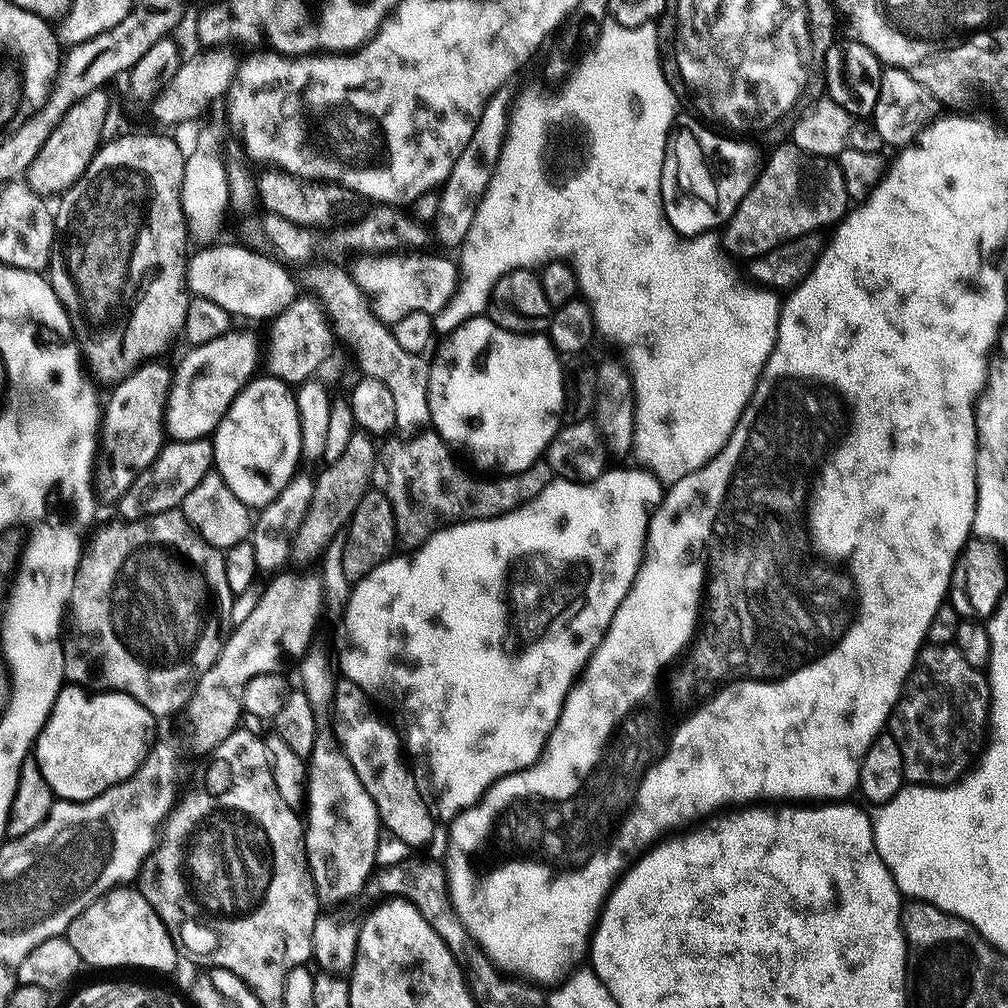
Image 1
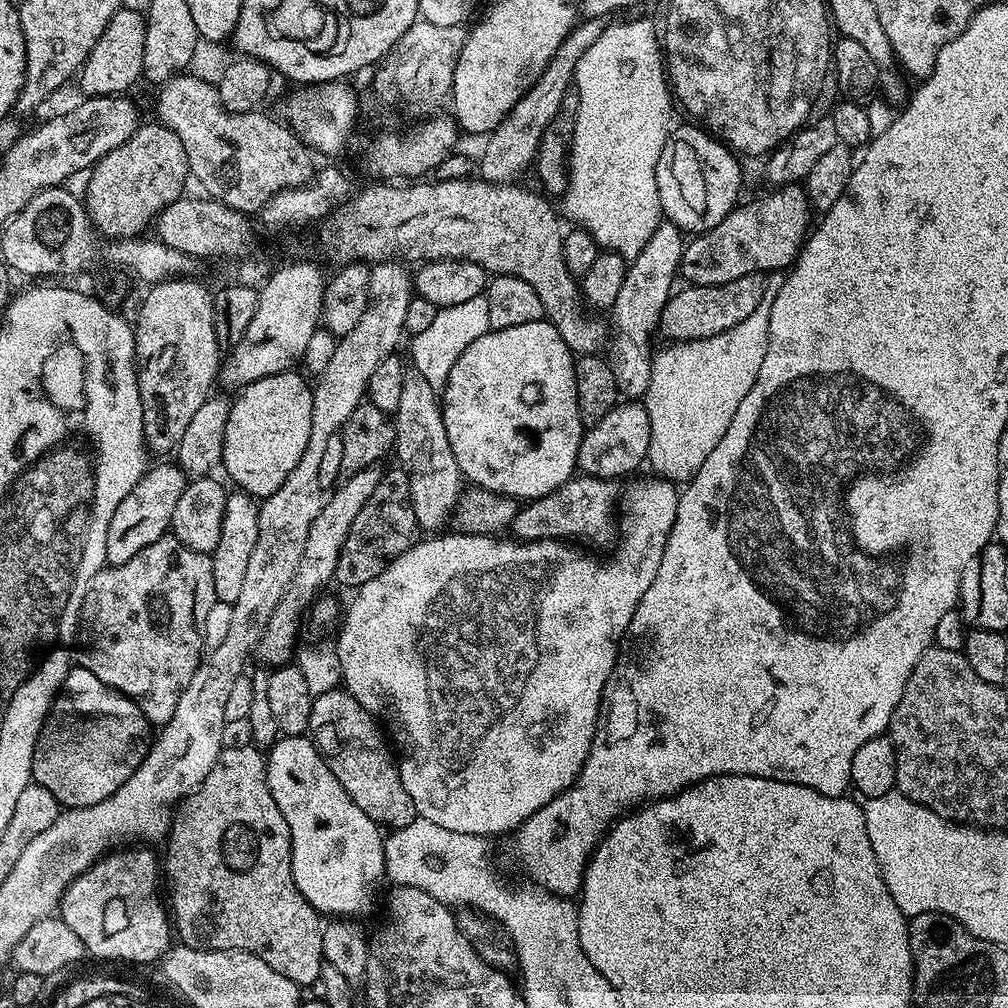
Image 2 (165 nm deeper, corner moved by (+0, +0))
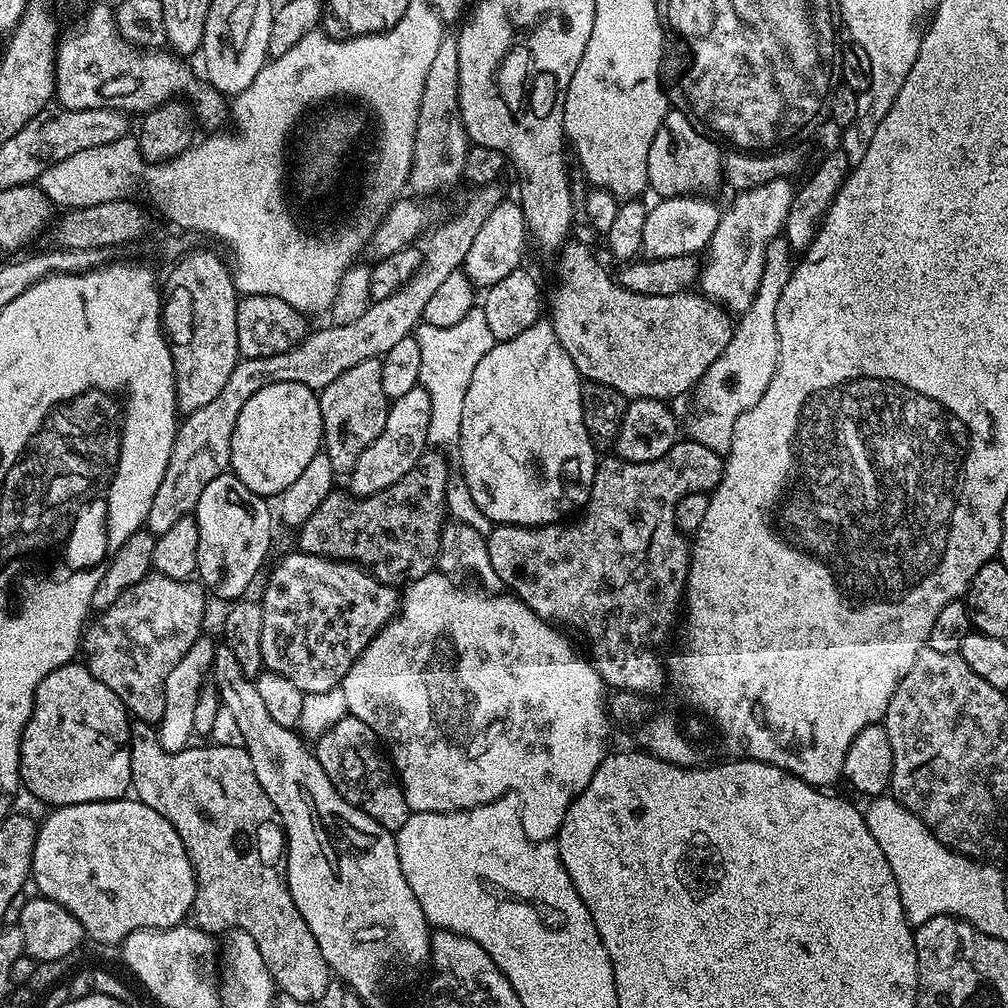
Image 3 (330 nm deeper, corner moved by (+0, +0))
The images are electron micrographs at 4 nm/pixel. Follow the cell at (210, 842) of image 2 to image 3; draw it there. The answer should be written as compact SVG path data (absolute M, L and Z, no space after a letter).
M136 722L131 725L130 743L132 745L130 750L131 791L134 793L135 799L141 800L146 806L150 806L150 810L158 810L158 814L165 816L174 826L174 830L178 830L178 834L188 851L192 868L196 872L196 897L191 910L191 915L196 916L196 920L194 919L195 927L201 928L209 934L217 934L216 932L224 934L229 930L239 930L250 934L250 938L254 938L254 942L258 942L258 951L262 953L262 962L266 962L272 979L276 982L277 989L281 993L289 995L290 998L296 998L298 1002L304 1002L309 1006L315 1005L315 1000L320 1000L327 994L328 983L333 983L334 977L328 970L326 958L322 958L322 950L318 950L318 942L314 942L314 934L310 934L310 926L306 926L306 918L302 918L302 914L298 914L298 906L294 906L294 898L288 889L284 826L280 823L280 815L276 812L274 802L270 802L270 798L266 798L266 790L262 790L262 786L258 782L258 774L254 774L254 762L250 762L248 749L208 742L205 748L189 746L181 752L170 753L161 746L157 729L153 725L143 722Z

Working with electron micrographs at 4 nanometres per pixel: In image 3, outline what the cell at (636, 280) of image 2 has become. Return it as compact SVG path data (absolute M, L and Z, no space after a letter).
M700 194L657 199L657 204L653 203L648 209L646 226L642 226L643 255L661 260L703 253L714 238L714 230L718 230L721 214L721 209L716 208L715 202L708 199L712 198Z

